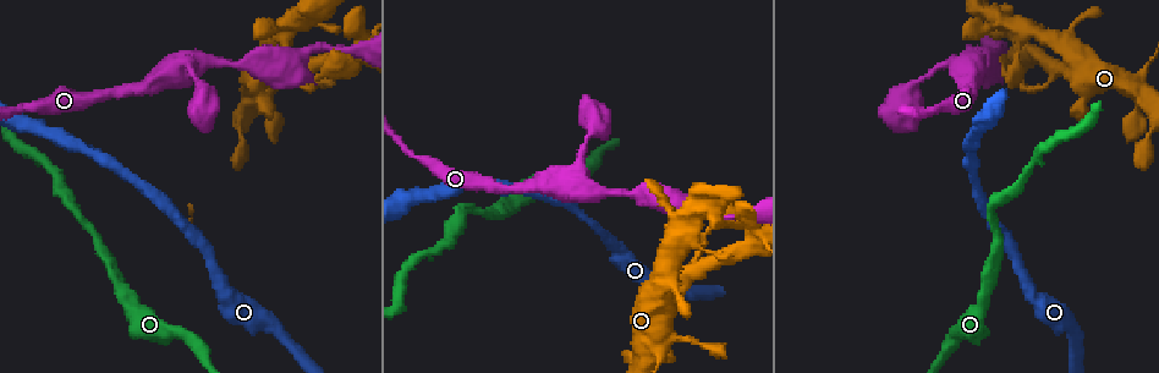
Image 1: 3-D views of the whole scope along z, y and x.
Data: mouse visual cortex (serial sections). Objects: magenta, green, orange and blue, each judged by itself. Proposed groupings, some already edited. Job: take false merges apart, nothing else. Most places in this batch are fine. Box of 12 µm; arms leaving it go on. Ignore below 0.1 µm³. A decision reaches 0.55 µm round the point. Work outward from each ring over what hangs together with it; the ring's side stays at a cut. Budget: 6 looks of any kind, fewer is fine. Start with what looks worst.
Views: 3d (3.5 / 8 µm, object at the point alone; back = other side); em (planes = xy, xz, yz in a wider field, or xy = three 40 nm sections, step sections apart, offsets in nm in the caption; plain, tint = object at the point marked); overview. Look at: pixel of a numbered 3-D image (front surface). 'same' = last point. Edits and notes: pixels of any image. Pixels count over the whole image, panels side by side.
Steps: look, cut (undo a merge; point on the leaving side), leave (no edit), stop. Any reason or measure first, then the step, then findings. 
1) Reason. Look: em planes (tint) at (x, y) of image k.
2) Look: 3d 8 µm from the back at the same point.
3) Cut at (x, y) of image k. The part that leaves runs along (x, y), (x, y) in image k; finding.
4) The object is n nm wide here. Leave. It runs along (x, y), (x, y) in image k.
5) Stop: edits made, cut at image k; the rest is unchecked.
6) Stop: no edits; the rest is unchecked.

Sharp bend. Look: 3d 3.5 µm at (75, 209) of image 1.

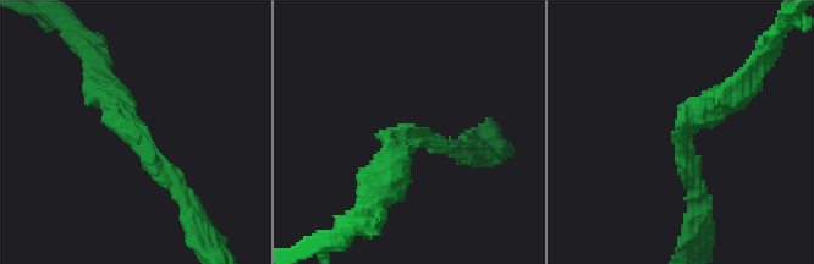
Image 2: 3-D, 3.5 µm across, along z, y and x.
The arms are 200, 400 nm wide; now the EM. Look: em xy step 5 (tint) at (680, 131) of image 2.

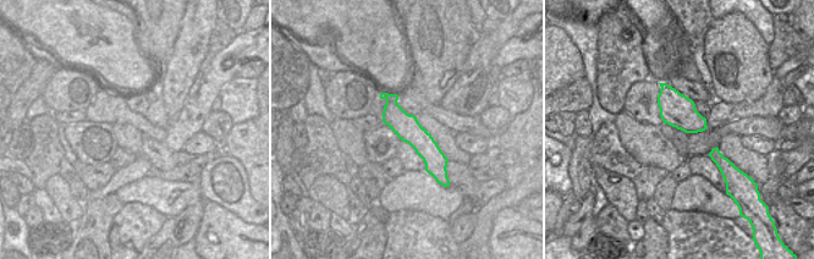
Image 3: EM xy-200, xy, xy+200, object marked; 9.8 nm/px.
Leave. It runs along (383, 95), (429, 150), (438, 171) in image 3; one cell here.

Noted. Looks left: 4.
Calibre changes. Look: 3d 3.5 µm at (591, 192) of image 1.

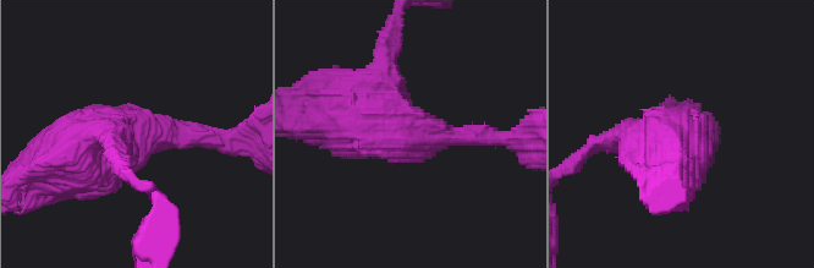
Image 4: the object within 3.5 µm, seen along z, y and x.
Look: em planes (plain) at (413, 132) of image 4.

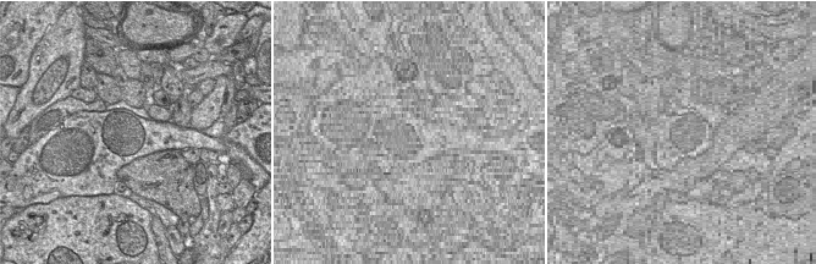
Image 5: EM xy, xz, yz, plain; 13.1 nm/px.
Where the object lies. Look: em planes (tint) at the same point.

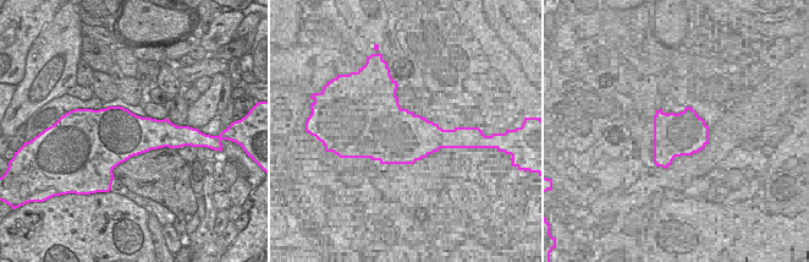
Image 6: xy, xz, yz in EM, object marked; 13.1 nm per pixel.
Leave. It runs along (40, 173), (115, 135), (193, 135) in image 4; one cell here.

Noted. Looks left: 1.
Stop: no edits; the rest is unchecked.

